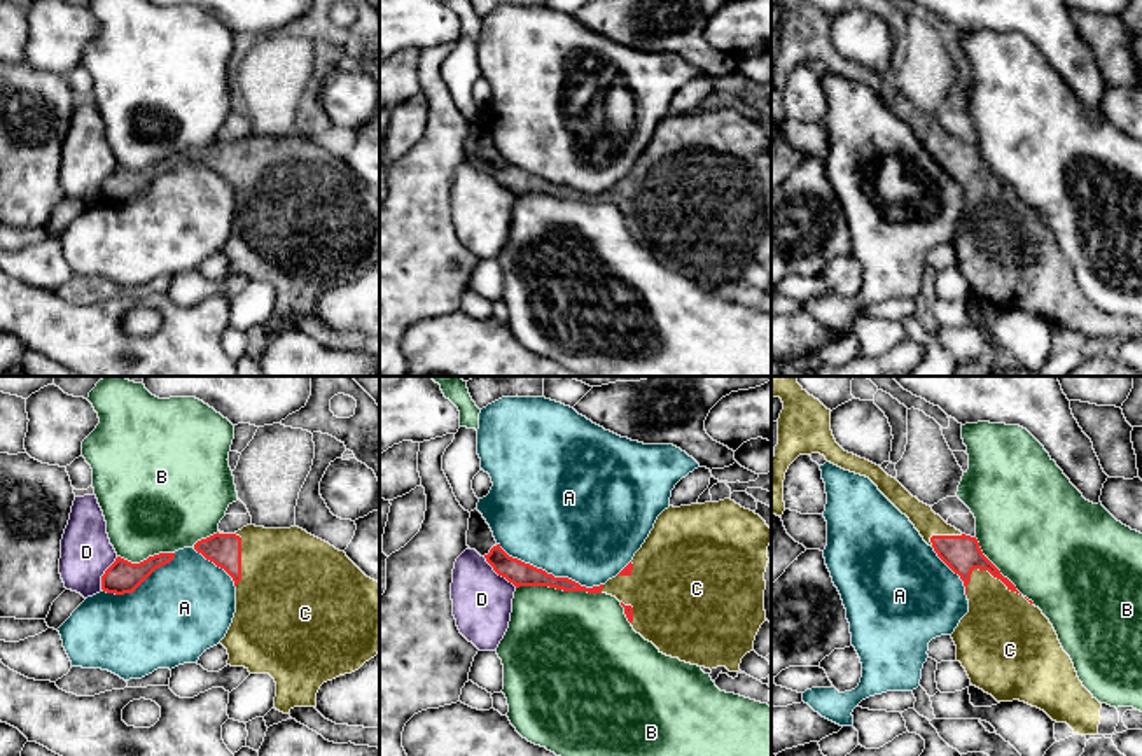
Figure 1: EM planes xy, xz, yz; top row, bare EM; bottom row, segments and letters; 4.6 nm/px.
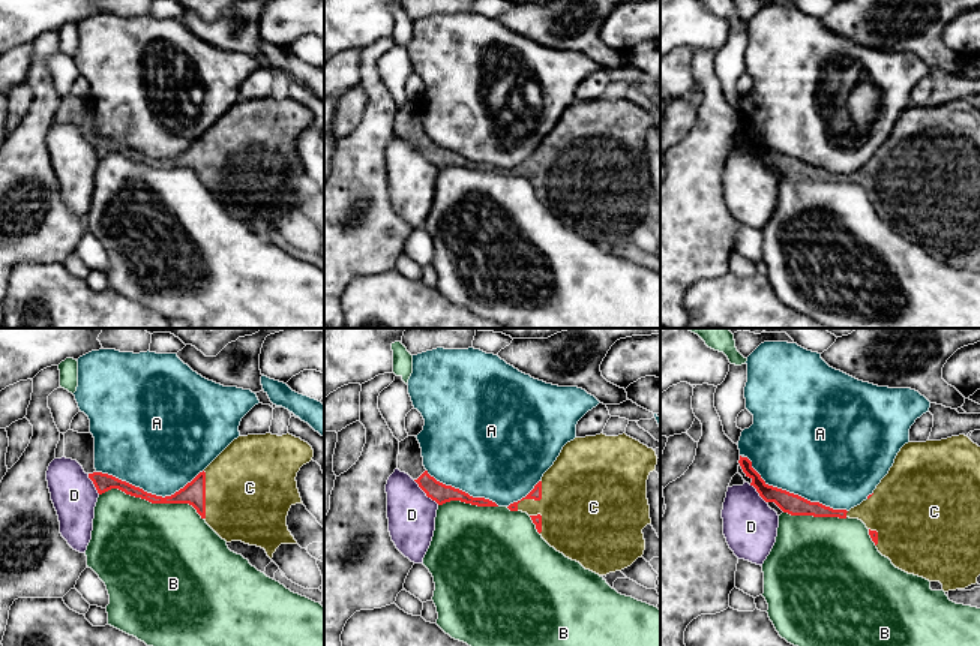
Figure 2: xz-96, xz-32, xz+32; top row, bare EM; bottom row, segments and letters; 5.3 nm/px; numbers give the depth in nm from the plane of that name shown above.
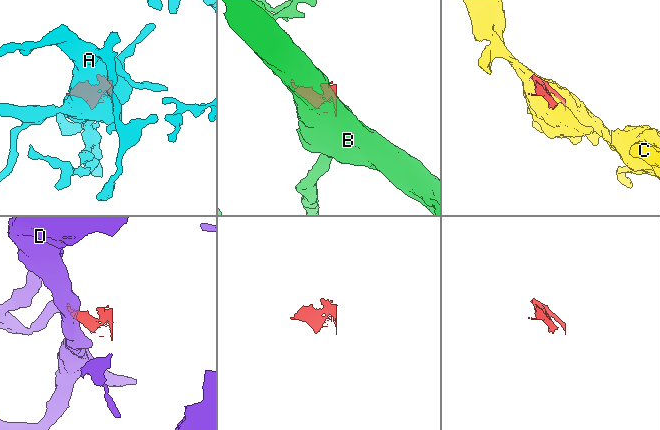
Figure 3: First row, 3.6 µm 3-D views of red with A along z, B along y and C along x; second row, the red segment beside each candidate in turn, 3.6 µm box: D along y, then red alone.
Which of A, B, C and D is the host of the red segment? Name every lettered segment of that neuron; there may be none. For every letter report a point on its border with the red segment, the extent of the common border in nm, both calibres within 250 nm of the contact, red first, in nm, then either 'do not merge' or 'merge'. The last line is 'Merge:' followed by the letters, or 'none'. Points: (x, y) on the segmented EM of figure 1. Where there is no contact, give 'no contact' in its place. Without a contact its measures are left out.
A: xz (550, 574) | 500 nm | 120/480 nm | do not merge
B: xz (558, 588) | 400 nm | 120/480 nm | do not merge
C: yz (990, 573) | 260 nm | 170/320 nm | merge
D: xz (499, 574) | 220 nm | 120/280 nm | do not merge
Merge: C

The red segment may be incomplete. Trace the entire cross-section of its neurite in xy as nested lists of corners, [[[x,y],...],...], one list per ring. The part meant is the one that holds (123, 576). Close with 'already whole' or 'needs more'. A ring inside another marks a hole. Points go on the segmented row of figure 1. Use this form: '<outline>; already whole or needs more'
[[[159,553],[140,564],[131,564],[121,556],[101,576],[101,590],[107,593],[133,593],[156,569],[170,564],[175,553]]]; already whole

